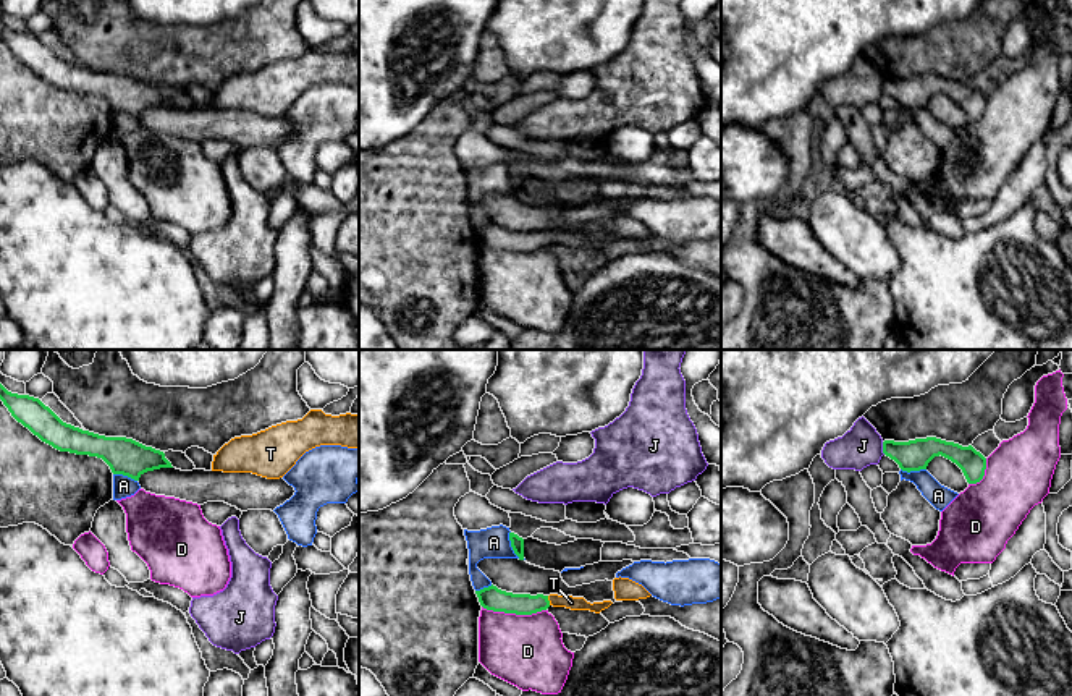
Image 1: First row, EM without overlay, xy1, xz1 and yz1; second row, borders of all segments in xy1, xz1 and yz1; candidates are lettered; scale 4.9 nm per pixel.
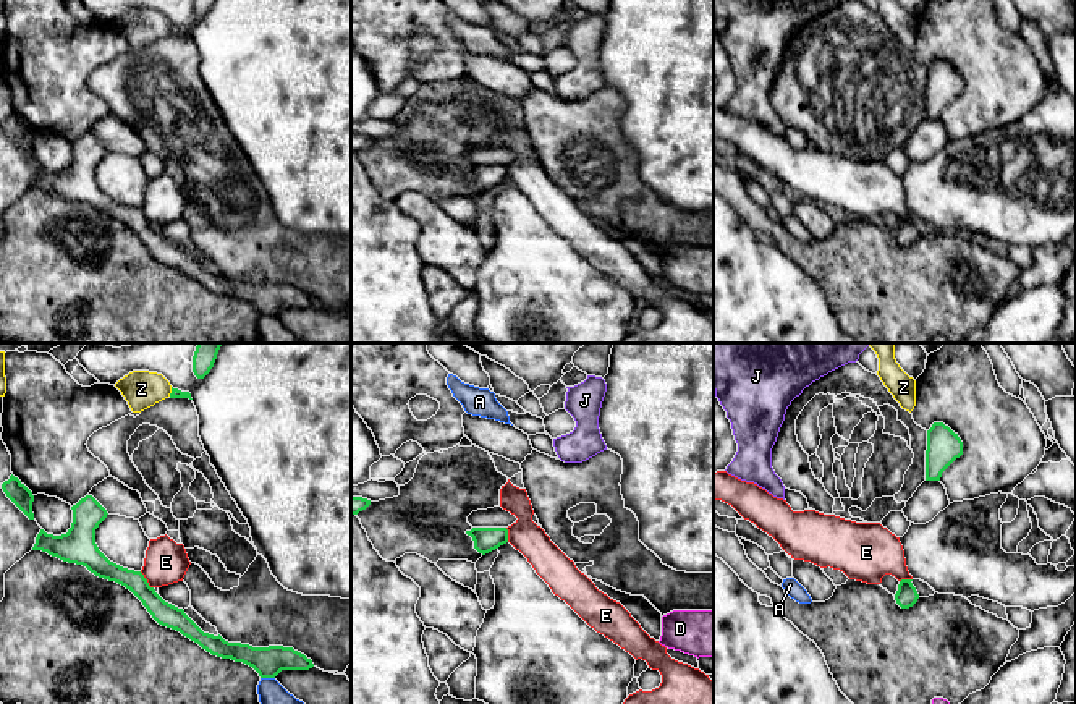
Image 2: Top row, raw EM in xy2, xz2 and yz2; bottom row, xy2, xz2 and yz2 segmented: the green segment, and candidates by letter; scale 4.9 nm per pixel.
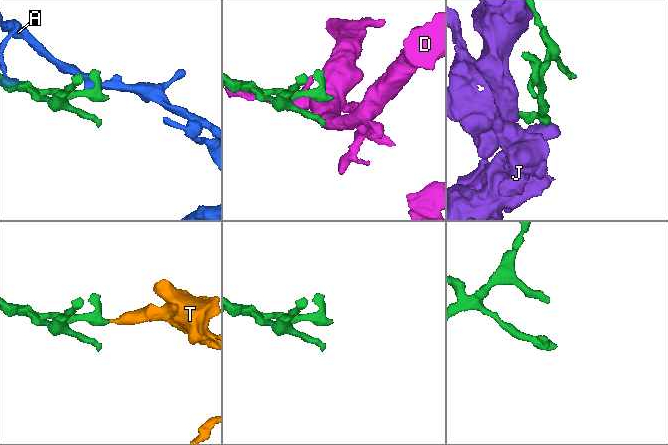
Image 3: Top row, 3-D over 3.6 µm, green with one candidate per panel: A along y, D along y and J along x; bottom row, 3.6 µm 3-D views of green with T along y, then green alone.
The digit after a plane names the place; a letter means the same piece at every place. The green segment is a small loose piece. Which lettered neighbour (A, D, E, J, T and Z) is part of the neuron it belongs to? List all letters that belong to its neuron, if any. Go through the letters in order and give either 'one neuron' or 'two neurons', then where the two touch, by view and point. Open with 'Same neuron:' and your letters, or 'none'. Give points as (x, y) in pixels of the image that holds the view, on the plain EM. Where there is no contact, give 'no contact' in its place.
Same neuron: T
A: two neurons; contact xz1 (511, 182)
D: two neurons; contact xz1 (514, 250)
E: two neurons; contact xy2 (146, 217)
J: two neurons; contact yz1 (883, 86)
T: one neuron; contact xz1 (548, 238)
Z: two neurons; contact xy2 (172, 29)

